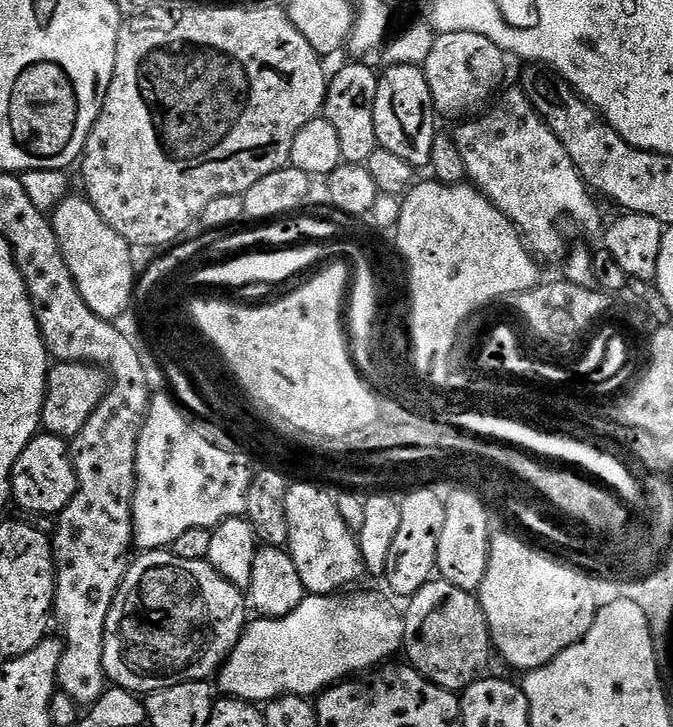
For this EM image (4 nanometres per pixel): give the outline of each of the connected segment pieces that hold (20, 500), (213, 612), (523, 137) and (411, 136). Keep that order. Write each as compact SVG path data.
M37 434L33 440L24 447L22 454L18 454L18 462L12 467L12 494L11 499L24 512L32 512L33 517L51 516L59 517L60 511L74 498L76 493L76 471L72 465L70 444L65 437Z
M171 550L146 552L137 557L133 564L131 561L127 565L124 580L104 623L102 662L105 677L115 687L133 694L157 692L191 680L207 681L215 677L245 630L245 593L207 560L186 562L186 558L178 558Z
M513 86L509 92L504 92L501 96L500 94L501 92L495 97L496 105L489 112L481 111L455 125L457 128L456 132L454 131L454 139L458 154L462 154L462 162L468 171L467 179L480 189L480 193L511 224L519 228L520 235L524 237L524 242L533 256L541 261L563 261L570 248L568 236L574 235L575 232L601 231L600 210L592 201L593 193L580 177L580 171L574 166L570 154L566 154L566 146L558 142L550 126L546 126L546 122L534 110L524 92Z
M404 64L385 67L379 77L378 94L374 98L374 130L379 147L390 150L390 154L410 162L417 170L428 168L430 146L438 135L438 116L433 111L430 86L423 71L417 65Z

